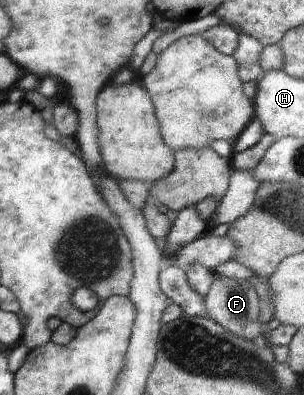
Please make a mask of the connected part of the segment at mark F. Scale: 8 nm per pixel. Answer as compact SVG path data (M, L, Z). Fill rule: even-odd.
M215 274L213 283L204 296L204 302L207 316L232 334L257 340L264 331L265 327L259 322L259 296L247 279L233 279Z

